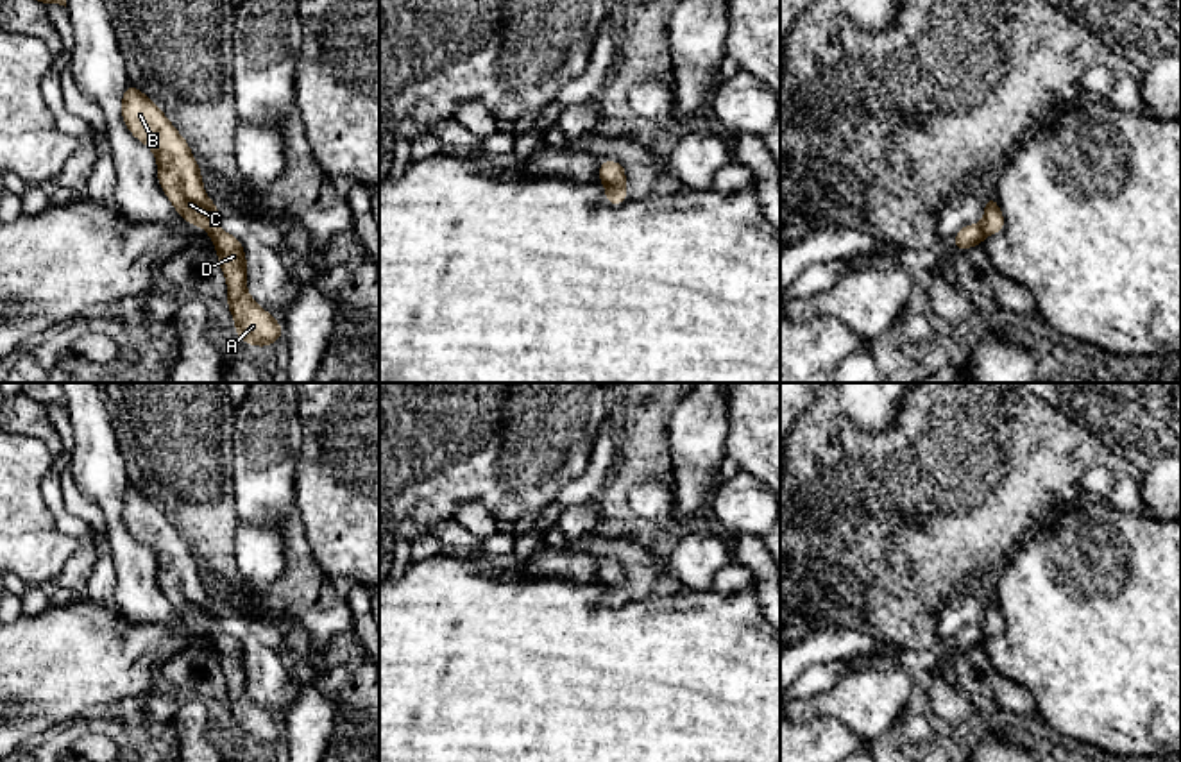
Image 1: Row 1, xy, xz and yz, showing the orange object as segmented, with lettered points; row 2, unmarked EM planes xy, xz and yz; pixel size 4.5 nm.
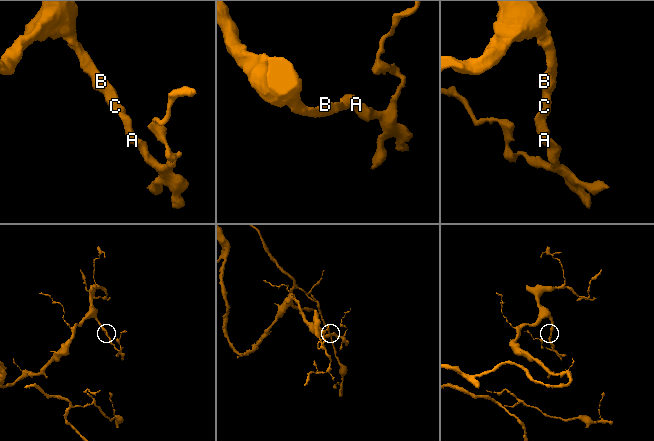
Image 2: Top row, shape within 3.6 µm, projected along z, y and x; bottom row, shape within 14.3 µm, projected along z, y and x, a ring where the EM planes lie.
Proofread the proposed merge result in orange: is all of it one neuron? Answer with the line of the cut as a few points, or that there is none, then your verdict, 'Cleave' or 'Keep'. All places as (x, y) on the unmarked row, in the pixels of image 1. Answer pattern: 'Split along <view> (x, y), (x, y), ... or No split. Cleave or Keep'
No split. Keep

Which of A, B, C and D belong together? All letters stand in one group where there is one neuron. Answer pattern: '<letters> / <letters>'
A B C D

